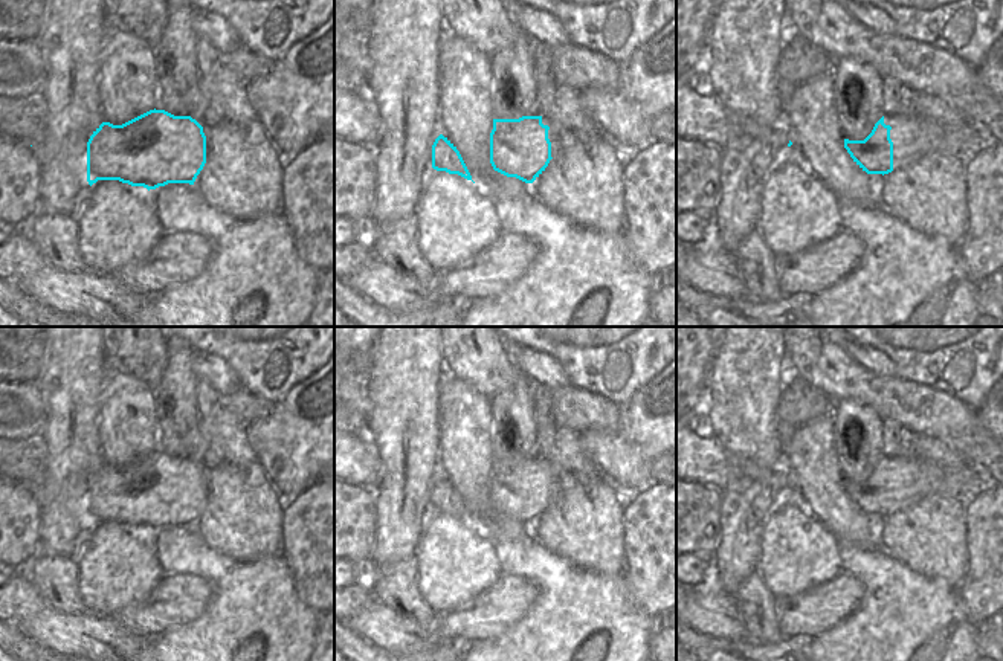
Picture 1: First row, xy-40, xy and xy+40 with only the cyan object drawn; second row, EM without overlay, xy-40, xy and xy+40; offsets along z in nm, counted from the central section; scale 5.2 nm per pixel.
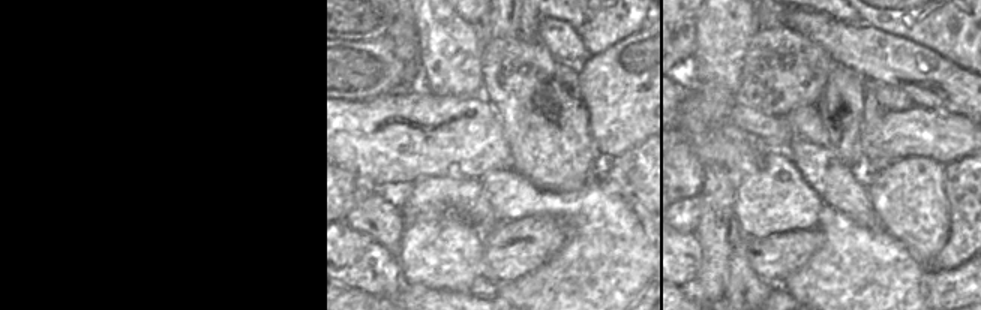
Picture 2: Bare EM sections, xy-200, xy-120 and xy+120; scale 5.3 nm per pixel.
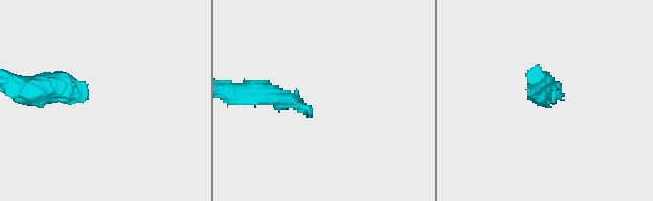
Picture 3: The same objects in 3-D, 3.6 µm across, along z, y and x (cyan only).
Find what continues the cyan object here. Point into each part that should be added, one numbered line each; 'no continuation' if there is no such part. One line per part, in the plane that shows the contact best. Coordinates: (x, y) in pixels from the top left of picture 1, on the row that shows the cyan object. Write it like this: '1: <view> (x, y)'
1: xy+40 (913, 136)

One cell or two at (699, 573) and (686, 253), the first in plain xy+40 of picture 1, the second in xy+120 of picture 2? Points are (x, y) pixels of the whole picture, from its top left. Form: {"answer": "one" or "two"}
{"answer": "two"}

